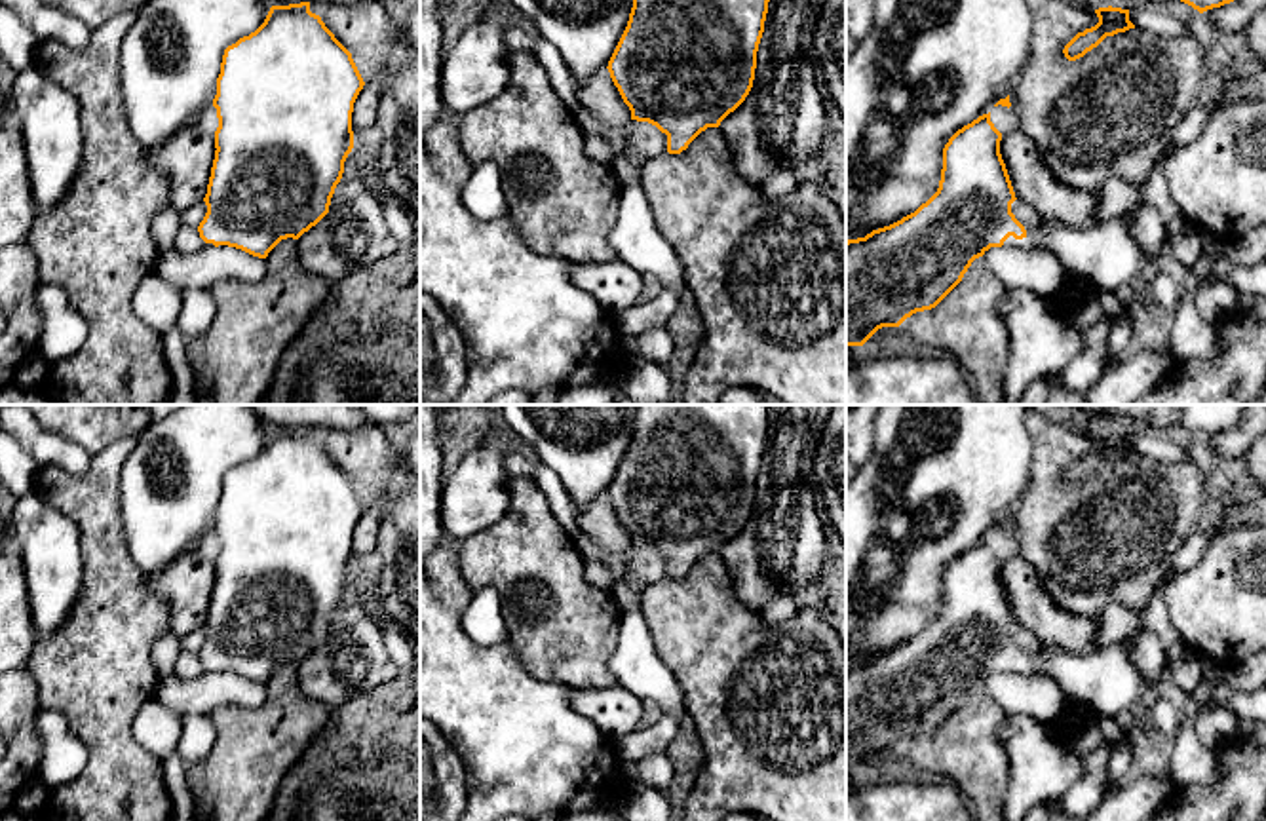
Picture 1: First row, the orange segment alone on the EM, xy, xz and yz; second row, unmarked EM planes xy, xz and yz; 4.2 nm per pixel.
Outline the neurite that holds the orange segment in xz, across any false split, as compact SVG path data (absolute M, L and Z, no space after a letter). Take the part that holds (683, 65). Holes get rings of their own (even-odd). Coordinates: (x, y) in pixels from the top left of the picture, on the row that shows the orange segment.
M633 0L627 27L608 61L608 72L623 103L631 110L631 120L648 122L667 135L667 152L681 154L707 127L719 127L749 95L755 80L757 51L764 32L770 0Z

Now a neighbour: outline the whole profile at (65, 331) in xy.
M42 281L36 302L44 319L36 353L48 367L53 367L80 350L87 338L87 323L70 308L68 296L59 285Z

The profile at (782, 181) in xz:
M774 169L770 177L760 184L762 198L766 201L777 201L791 194L798 184L798 177L795 169Z

